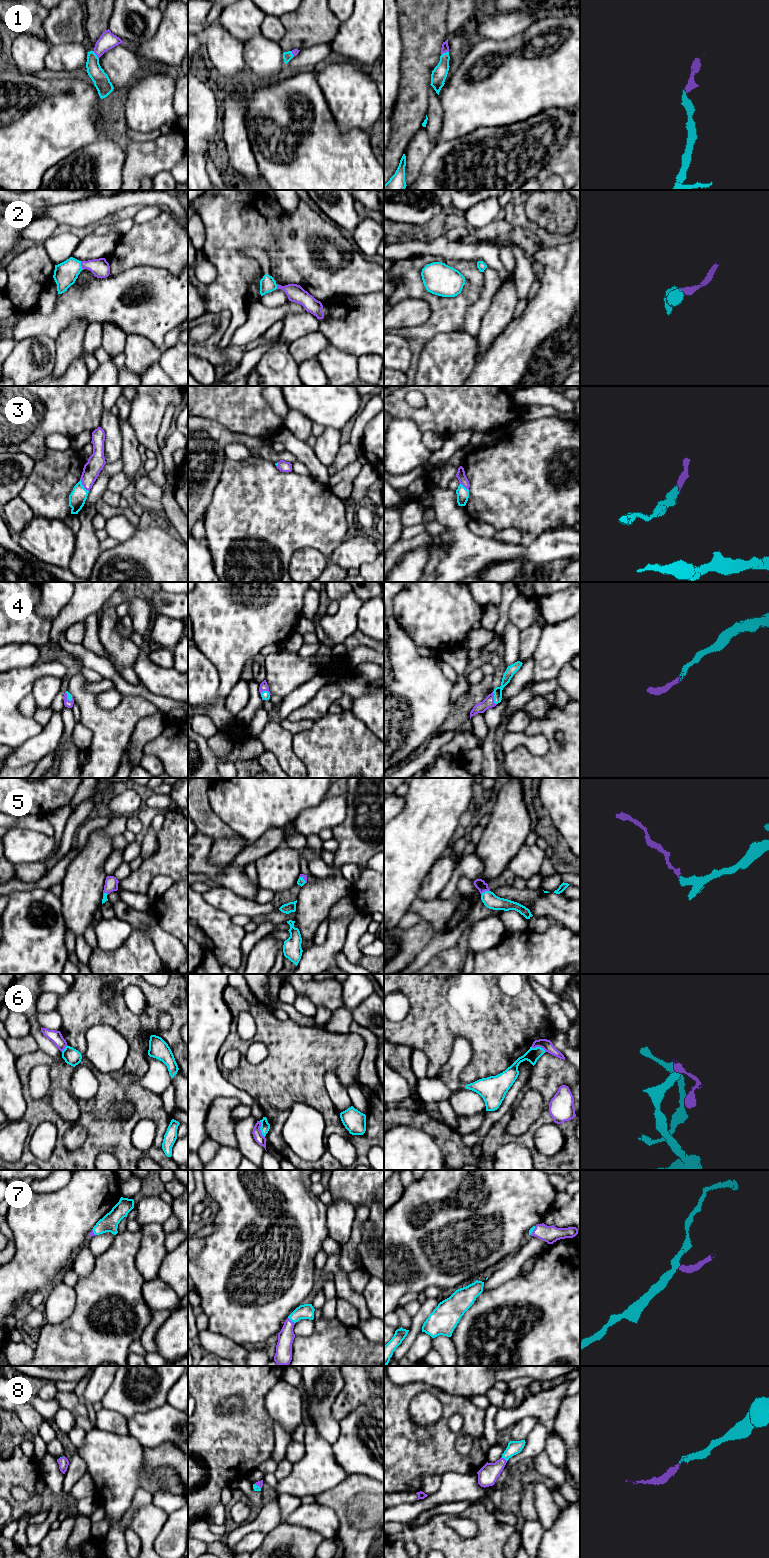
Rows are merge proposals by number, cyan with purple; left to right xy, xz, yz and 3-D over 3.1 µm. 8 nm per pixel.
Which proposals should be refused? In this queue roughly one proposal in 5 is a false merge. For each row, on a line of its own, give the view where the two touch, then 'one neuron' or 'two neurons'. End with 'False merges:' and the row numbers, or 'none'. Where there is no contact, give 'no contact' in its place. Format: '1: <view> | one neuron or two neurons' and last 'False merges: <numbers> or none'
1: yz | one neuron
2: xy | one neuron
3: xy | one neuron
4: yz | one neuron
5: yz | one neuron
6: xz | two neurons
7: xz | one neuron
8: yz | one neuron
False merges: 6

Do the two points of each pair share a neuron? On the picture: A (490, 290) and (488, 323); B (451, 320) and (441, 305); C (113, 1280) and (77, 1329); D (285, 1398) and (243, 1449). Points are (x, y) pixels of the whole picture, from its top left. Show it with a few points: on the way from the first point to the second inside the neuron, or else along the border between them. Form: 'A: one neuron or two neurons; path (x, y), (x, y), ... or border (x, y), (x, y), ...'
A: two neurons; border (500, 284), (481, 321), (480, 327)
B: one neuron; path (448, 316), (443, 309)
C: one neuron; path (102, 1292), (89, 1305), (83, 1317)
D: two neurons; border (266, 1393), (264, 1407), (274, 1421)

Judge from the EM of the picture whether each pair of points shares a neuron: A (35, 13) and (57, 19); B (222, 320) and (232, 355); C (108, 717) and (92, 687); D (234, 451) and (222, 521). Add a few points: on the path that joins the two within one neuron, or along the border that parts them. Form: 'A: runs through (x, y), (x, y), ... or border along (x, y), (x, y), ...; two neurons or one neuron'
A: border along (49, 10), (43, 22), (44, 35), (47, 39); two neurons
B: border along (227, 348), (226, 355), (229, 361); two neurons
C: border along (85, 681), (83, 688), (95, 694); two neurons
D: border along (250, 455), (238, 460), (226, 458); two neurons

